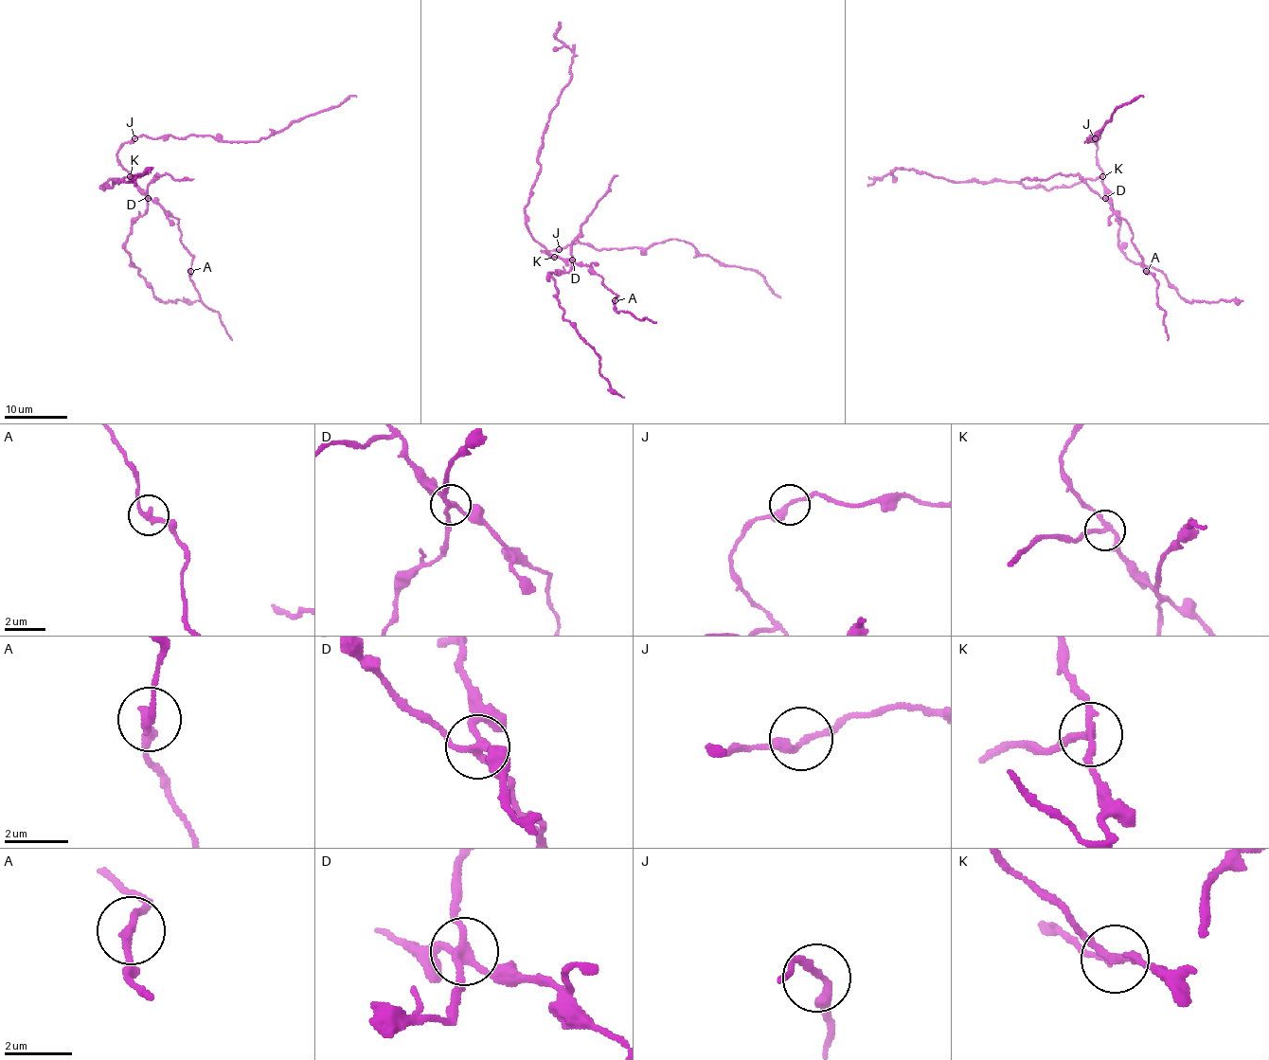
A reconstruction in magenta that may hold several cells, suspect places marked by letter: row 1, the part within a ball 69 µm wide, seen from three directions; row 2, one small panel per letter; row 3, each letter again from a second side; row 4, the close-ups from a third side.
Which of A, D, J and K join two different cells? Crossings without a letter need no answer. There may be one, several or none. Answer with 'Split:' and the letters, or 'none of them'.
Split: D, K

